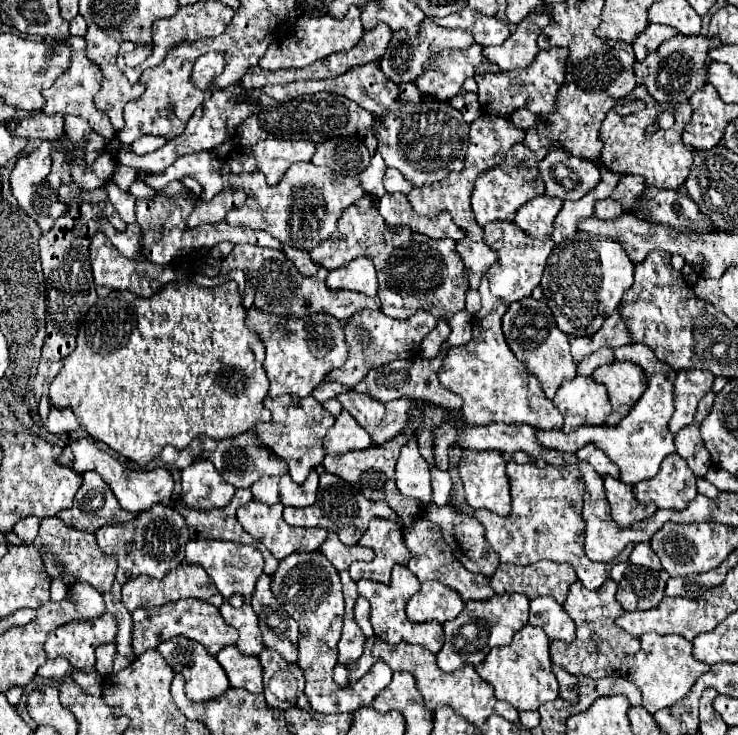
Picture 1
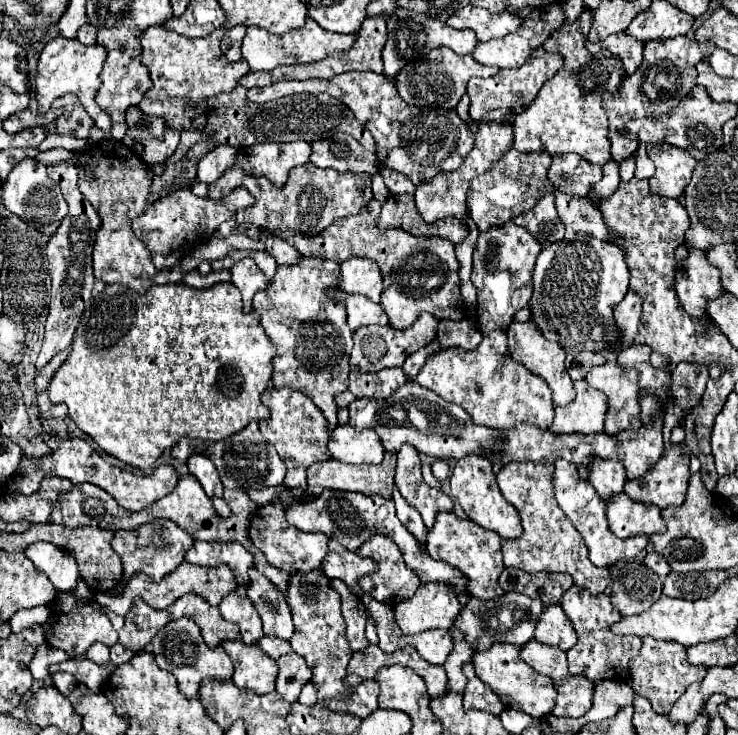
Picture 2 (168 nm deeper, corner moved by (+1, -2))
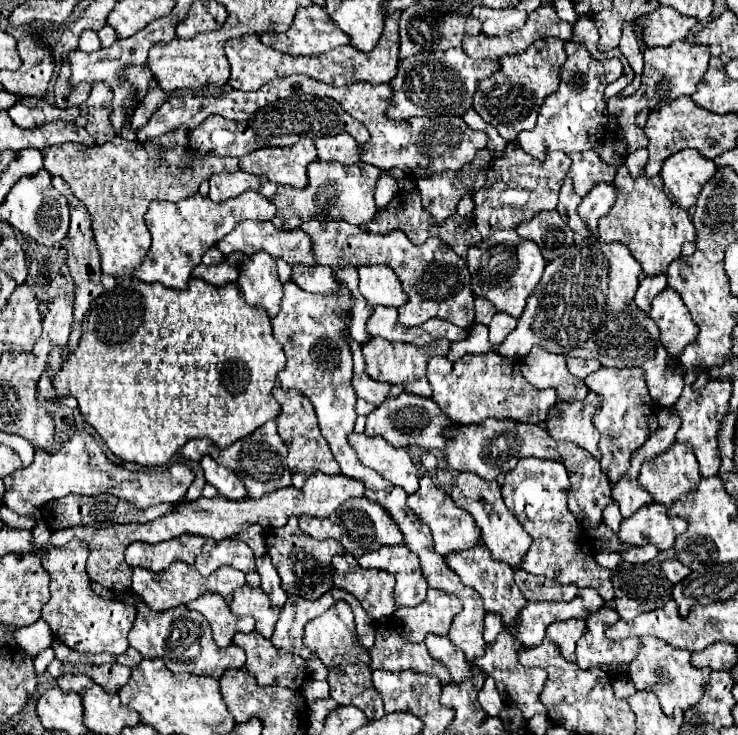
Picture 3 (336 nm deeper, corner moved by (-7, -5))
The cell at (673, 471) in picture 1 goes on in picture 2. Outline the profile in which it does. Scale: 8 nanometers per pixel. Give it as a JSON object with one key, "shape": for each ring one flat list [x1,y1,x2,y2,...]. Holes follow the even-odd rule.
{"shape":[[666,447,660,461,640,479,626,481,624,493,640,503,656,505,660,509,682,505,688,489,690,459,678,447]]}

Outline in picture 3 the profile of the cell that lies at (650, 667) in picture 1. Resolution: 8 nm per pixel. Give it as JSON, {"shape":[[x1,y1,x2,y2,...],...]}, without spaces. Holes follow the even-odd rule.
{"shape":[[644,636,640,652,638,652,636,660,632,660,628,674,630,674,630,680,634,682,636,690,654,692,658,696,660,704,662,704,664,714,672,716,674,708,686,710,702,698,710,672,712,672,710,668,702,668,702,670,694,668,690,664,690,652,688,650,678,650,678,648,672,648,670,644,666,644,660,638]]}

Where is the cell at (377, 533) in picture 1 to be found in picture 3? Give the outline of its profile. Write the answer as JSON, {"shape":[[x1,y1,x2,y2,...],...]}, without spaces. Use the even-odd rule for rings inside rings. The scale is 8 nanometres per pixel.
{"shape":[[382,546,372,552,364,552,364,556,358,558,358,564,362,568,378,568,386,570,396,578,394,588,394,600,396,606,416,606,424,602,428,584,422,576,418,556,410,552,408,548,400,546]]}

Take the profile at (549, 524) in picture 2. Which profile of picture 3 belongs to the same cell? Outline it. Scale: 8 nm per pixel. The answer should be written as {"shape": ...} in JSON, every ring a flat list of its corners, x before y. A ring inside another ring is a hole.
{"shape":[[526,458,506,474,502,484,502,498,508,510,518,518,522,528,532,536,532,546,524,556,524,570,536,576,546,576,558,584,574,584,578,588,594,588,598,594,610,602,614,598,612,572,596,564,594,554,582,536,576,518,566,506,566,496,570,490,570,478,564,464,554,460]]}

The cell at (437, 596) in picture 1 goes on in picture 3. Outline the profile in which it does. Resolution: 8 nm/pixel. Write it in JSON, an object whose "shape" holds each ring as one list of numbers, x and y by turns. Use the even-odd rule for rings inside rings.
{"shape":[[430,588,422,604,412,608,398,608,390,618,390,626,404,640,424,642,426,634,446,636,454,616,460,610,462,602,456,596]]}

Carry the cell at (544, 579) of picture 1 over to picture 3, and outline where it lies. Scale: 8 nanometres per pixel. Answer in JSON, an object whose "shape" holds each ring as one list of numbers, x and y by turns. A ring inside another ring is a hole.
{"shape":[[514,570,514,580,518,584,518,588,522,590,526,600,572,600,578,592,576,586,560,586,558,582,552,582,544,576,532,576,524,570]]}

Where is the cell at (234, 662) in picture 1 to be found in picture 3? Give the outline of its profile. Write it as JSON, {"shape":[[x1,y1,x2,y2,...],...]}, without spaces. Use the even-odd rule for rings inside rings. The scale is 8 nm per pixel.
{"shape":[[238,632,234,636,234,644,246,652,244,668,252,672,260,686,286,686,292,690,300,690,306,680,302,656,292,652,280,652,274,644,264,638,260,632]]}

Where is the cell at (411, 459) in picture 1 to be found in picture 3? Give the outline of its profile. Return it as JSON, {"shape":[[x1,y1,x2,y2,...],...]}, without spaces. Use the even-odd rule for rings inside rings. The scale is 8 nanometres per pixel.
{"shape":[[424,476,420,478,420,488,418,492,414,492,412,496,408,496,408,508,412,508,412,512,426,524,430,526,432,530,432,536,434,536,434,550,440,554,440,556,448,556,452,552,462,552,462,550,468,550,468,548,476,548,482,544,482,536,480,536,480,528,476,526,474,518,458,508,452,498,440,490,430,476]]}

